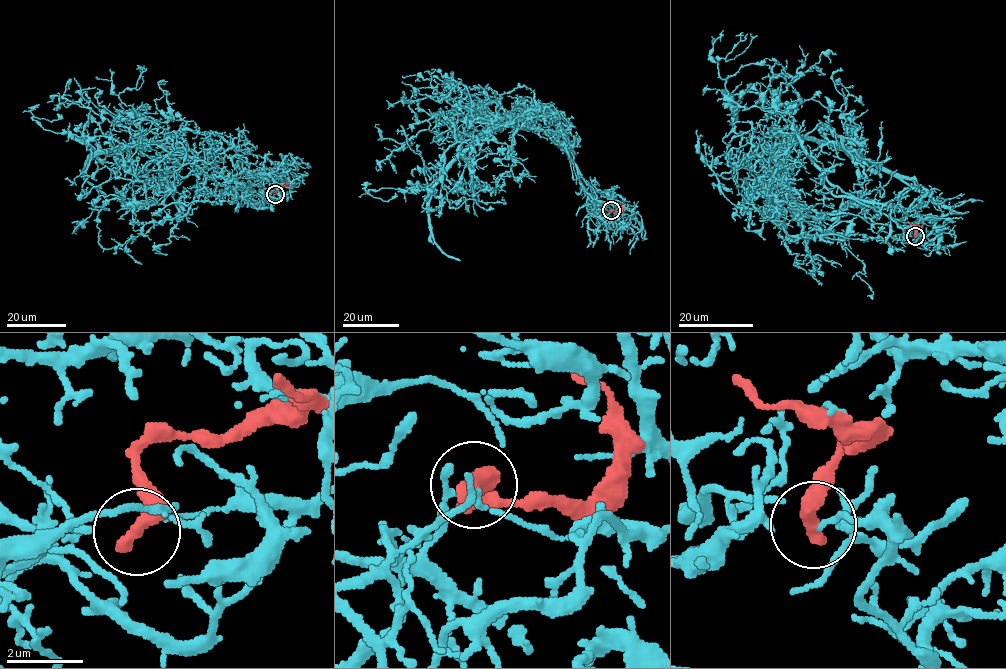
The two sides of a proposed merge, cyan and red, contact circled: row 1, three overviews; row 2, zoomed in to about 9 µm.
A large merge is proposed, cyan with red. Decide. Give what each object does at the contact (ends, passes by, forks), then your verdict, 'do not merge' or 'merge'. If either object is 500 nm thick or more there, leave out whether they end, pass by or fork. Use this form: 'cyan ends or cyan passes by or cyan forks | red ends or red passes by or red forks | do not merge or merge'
do not merge

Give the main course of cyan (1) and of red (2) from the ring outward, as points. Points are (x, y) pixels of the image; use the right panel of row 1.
1: (915, 236), (931, 241), (833, 186), (791, 126), (771, 206), (814, 210), (863, 265), (872, 299)
2: (915, 236), (920, 228), (907, 221)

